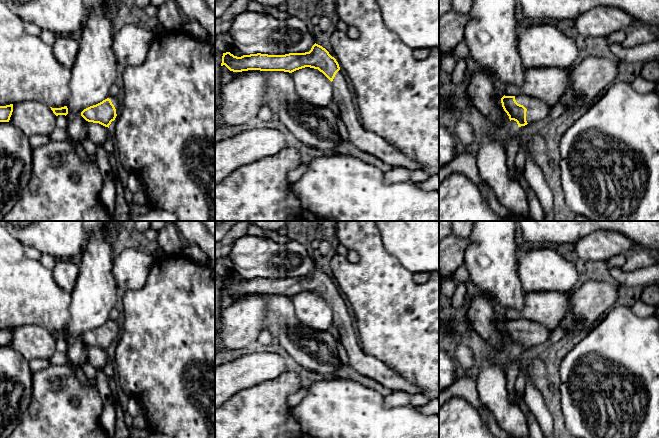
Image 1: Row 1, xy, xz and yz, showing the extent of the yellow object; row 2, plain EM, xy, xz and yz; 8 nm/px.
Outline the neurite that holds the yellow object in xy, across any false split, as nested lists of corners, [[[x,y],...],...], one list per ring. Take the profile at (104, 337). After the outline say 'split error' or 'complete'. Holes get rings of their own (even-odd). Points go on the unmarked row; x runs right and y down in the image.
[[[109,320],[102,326],[90,330],[81,336],[81,340],[88,346],[99,347],[109,352],[115,344],[121,332],[121,327],[117,320]]] | split error

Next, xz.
[[[315,267],[309,276],[285,279],[257,277],[237,281],[226,276],[222,280],[221,290],[223,289],[233,296],[260,294],[292,297],[305,291],[318,293],[332,306],[332,324],[340,333],[341,343],[345,348],[350,365],[358,373],[376,380],[393,391],[408,394],[422,393],[420,386],[409,383],[384,362],[362,351],[352,318],[346,308],[344,296],[340,293],[336,283],[322,270]]] | split error

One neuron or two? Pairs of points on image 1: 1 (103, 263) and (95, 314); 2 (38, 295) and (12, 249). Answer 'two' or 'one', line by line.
1: one
2: one

